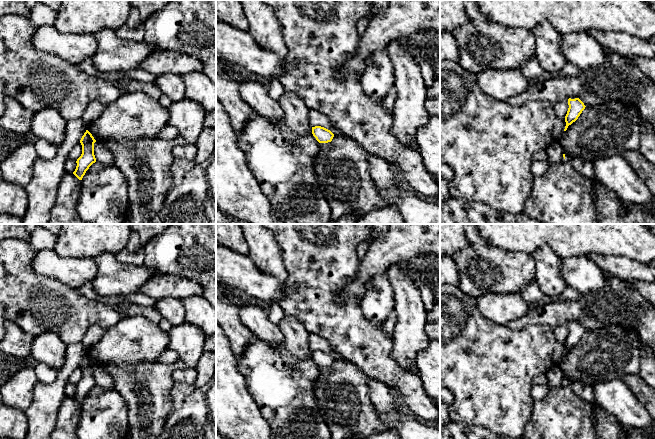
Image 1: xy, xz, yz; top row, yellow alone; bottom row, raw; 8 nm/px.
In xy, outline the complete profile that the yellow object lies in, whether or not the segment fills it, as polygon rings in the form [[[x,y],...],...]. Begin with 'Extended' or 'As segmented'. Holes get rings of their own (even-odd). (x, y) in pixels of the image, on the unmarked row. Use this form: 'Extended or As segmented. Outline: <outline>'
As segmented. Outline: [[[86,354],[84,359],[82,360],[80,367],[82,369],[82,378],[77,383],[76,393],[73,398],[79,403],[82,404],[83,400],[85,399],[86,395],[89,391],[96,386],[96,382],[94,379],[94,367],[96,364],[92,360],[92,358]]]

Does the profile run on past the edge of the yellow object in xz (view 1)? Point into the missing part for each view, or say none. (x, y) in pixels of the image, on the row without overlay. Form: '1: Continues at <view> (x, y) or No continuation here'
1: No continuation here

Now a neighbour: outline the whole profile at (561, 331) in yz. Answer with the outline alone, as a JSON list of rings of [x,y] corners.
[[[565,323],[565,324],[554,327],[553,332],[556,340],[560,343],[564,343],[569,332],[568,324]]]

